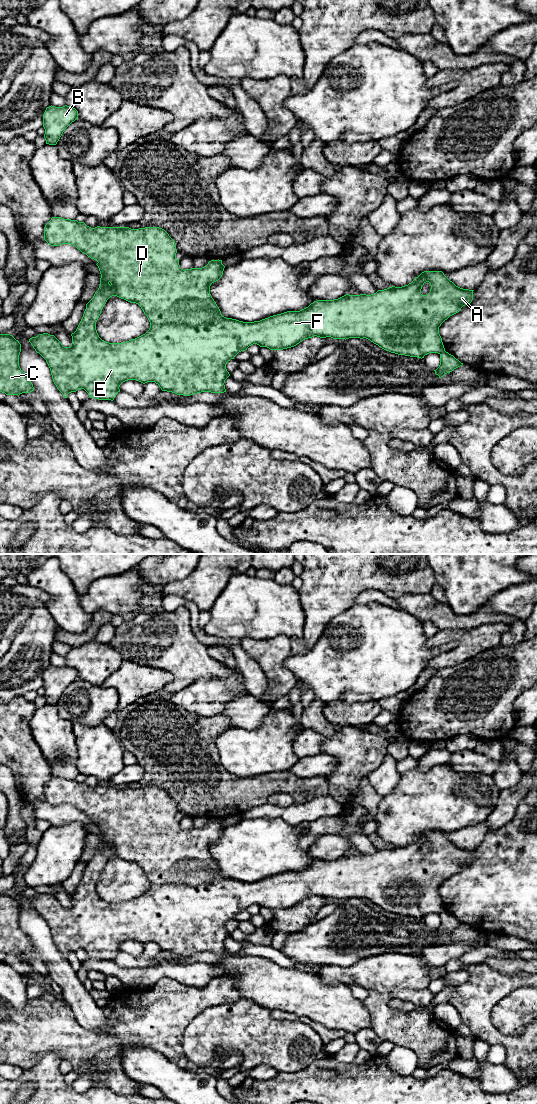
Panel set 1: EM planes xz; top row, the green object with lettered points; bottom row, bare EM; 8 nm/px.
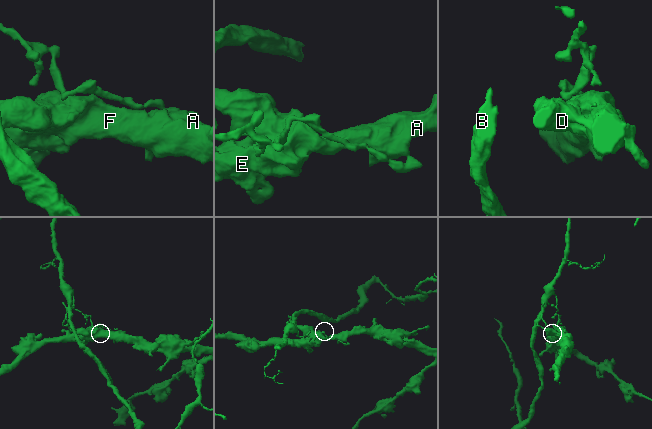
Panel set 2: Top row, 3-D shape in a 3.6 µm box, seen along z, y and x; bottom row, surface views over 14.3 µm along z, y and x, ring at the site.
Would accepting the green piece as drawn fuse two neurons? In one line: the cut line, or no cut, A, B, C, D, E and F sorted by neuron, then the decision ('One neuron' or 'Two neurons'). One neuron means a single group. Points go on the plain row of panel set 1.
Split along xz (444, 910), (440, 914). Groups: A C D E F / B. Two neurons

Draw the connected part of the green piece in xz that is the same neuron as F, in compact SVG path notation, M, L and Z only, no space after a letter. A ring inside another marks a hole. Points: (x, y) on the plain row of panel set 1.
M52 777L44 787L44 800L51 806L71 804L91 819L96 820L101 838L100 846L93 858L86 864L83 877L72 896L70 907L64 907L54 896L39 894L29 902L47 922L57 949L67 958L71 952L84 949L89 957L113 961L120 952L120 945L128 940L143 944L155 942L162 951L190 956L201 952L224 953L225 940L230 936L226 924L241 911L253 904L270 910L283 910L314 896L333 899L366 898L382 909L398 915L424 918L429 913L441 914L445 911L439 887L450 876L473 860L473 851L456 846L442 831L424 831L411 843L402 847L389 847L371 855L346 854L334 860L317 860L300 871L287 871L260 881L243 882L226 878L210 854L210 846L218 841L225 826L222 820L211 820L202 828L183 830L176 818L176 803L169 794L159 787L131 789L129 787L91 788L77 780ZM429 842L430 852L421 854L422 846ZM117 856L138 864L150 882L149 890L123 903L109 903L102 900L96 890L96 882L107 860Z

